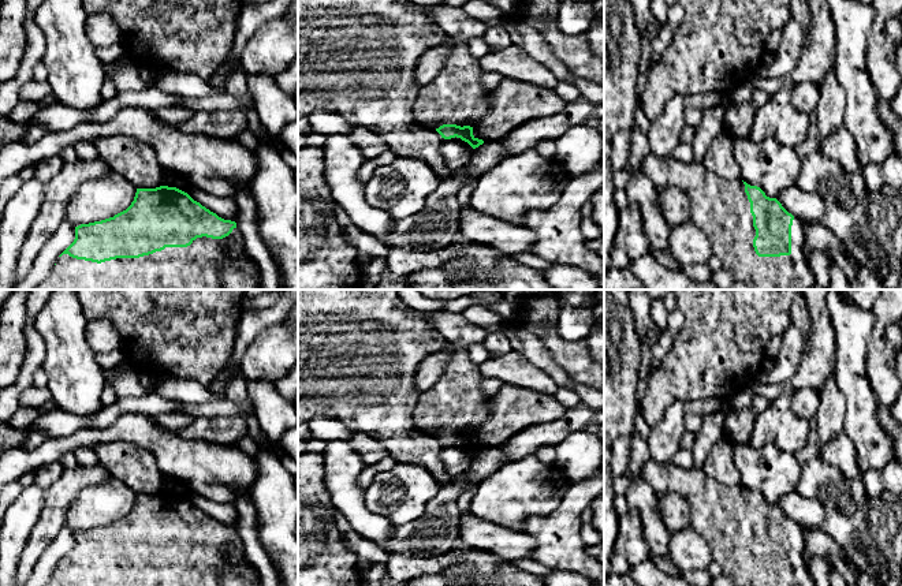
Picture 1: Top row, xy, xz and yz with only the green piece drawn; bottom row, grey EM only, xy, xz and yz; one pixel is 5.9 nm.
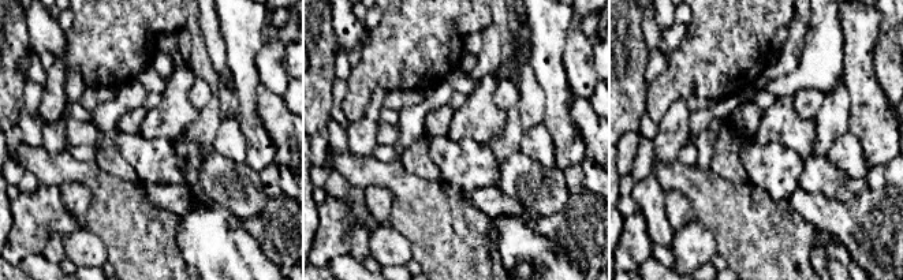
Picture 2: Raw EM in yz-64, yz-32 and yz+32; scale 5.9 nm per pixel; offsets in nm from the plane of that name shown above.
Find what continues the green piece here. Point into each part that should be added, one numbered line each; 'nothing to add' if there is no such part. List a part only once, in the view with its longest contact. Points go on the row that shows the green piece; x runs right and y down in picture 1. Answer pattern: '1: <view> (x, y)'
1: xy (197, 267)

